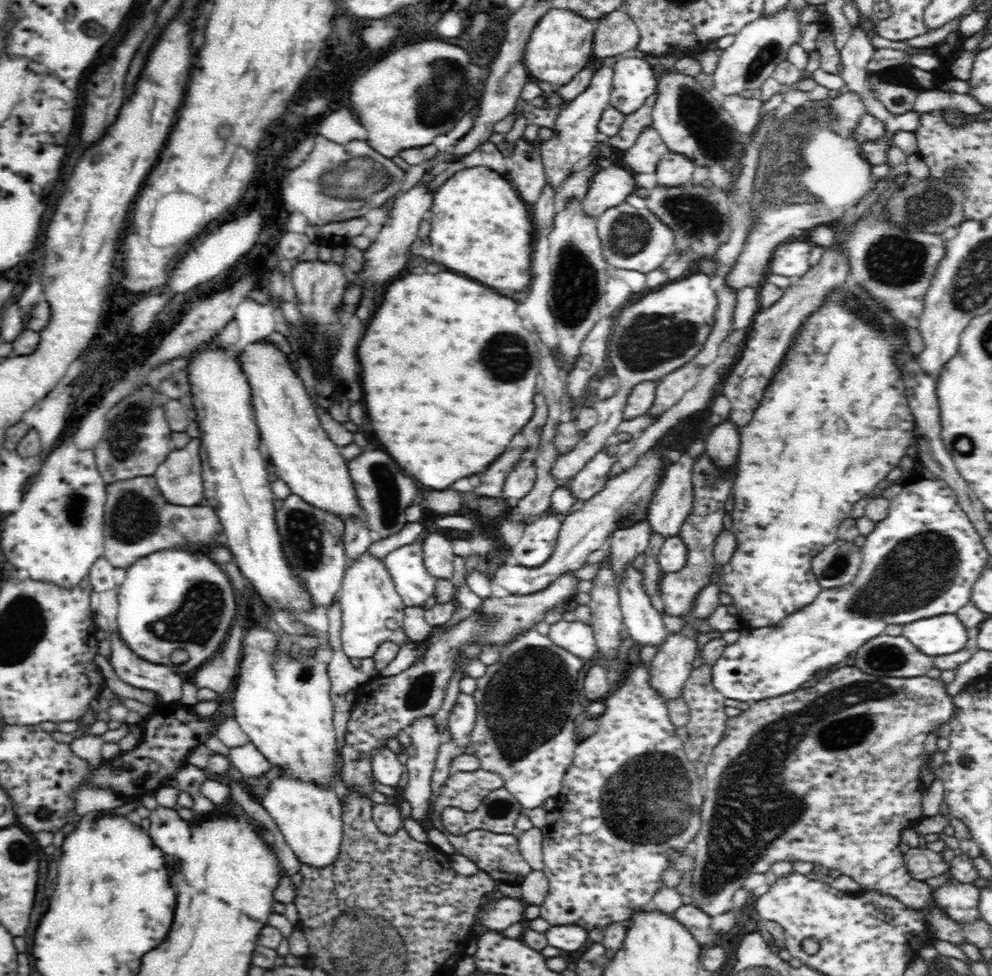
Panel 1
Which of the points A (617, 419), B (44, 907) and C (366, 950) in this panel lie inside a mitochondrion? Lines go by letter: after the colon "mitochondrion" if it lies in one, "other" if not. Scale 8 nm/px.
A: other
B: other
C: mitochondrion

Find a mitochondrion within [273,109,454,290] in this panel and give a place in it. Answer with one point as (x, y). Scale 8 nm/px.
(357, 178)

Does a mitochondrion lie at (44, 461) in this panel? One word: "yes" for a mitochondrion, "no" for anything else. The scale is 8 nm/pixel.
no

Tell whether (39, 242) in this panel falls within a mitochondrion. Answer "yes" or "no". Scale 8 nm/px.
no

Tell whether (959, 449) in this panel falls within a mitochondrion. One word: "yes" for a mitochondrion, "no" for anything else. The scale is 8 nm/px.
yes

